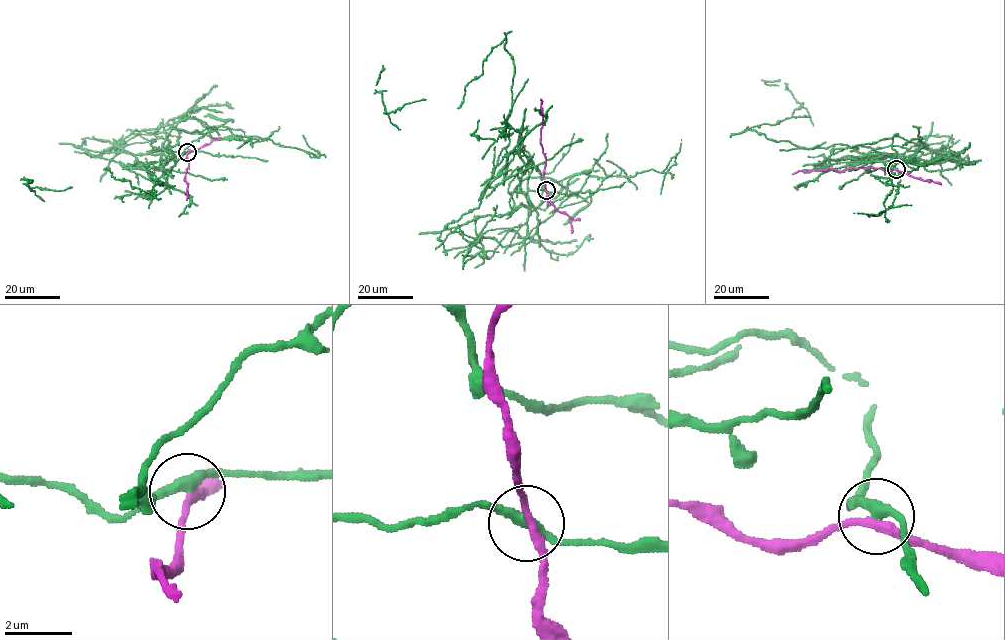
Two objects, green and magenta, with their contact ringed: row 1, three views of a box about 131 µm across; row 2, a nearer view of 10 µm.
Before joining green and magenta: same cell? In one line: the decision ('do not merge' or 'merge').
do not merge

